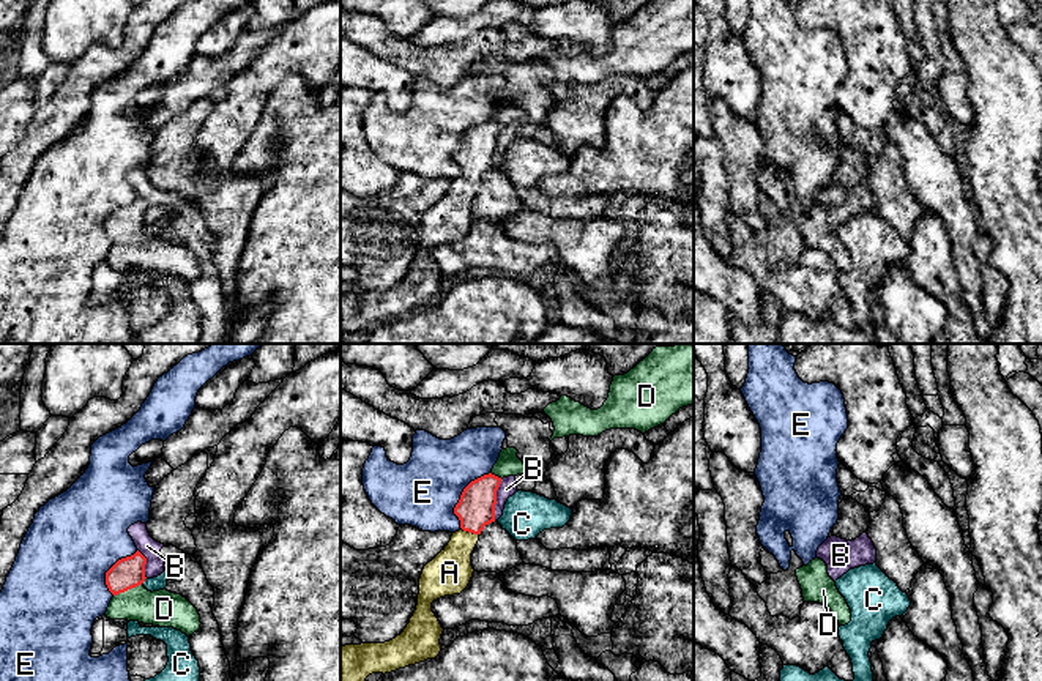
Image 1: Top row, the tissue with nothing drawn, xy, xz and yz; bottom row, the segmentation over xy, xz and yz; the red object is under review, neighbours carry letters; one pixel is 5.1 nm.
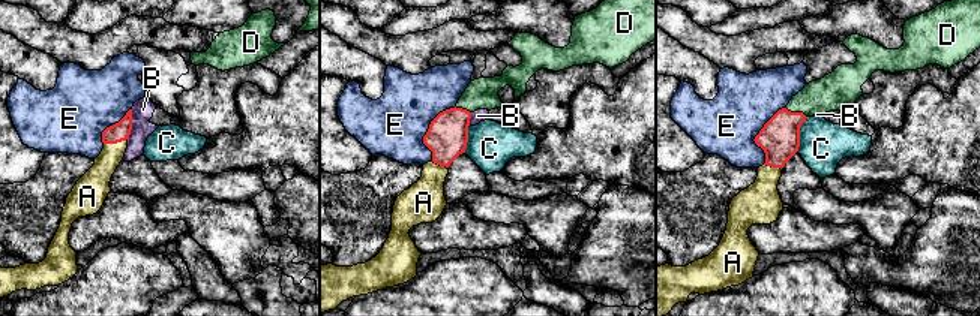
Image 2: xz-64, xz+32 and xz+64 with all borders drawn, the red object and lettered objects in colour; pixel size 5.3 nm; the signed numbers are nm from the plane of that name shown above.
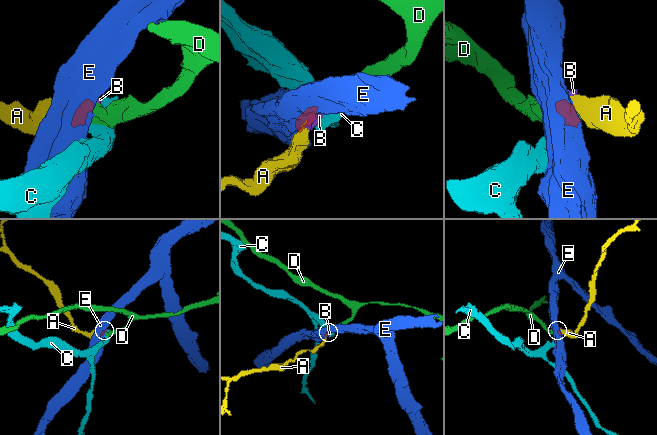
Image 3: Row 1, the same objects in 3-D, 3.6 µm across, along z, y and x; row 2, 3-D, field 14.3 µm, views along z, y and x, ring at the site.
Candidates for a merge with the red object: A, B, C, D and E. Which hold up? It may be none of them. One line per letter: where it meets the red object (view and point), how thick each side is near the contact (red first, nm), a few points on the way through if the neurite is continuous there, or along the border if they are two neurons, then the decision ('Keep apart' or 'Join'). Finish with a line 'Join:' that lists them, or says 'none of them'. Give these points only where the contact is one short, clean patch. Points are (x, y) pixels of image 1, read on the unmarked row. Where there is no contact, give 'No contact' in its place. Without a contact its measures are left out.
A: Touches red at xz (470, 178). Thickness 190 nm (red) against 220 nm. Path across: xz (475, 156), (470, 178), (450, 219). Join
B: Touches red at xz (495, 147). Thickness 190 nm (red) against 90 nm. Boundary: xz (502, 126), (497, 136), (494, 167). Keep apart
C: Touches red at xy (144, 227). Thickness 160 nm (red) against 70 nm. Boundary: xy (145, 224), (141, 230). Keep apart
D: Touches red at xy (126, 237). Thickness 160 nm (red) against 190 nm. Path across: xy (128, 219), (126, 237), (142, 253), (164, 256). Join
E: Touches red at xz (461, 142). Thickness 190 nm (red) against 360 nm. Keep apart
Join: A, D

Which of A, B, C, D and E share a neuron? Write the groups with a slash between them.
A D / B / C / E

